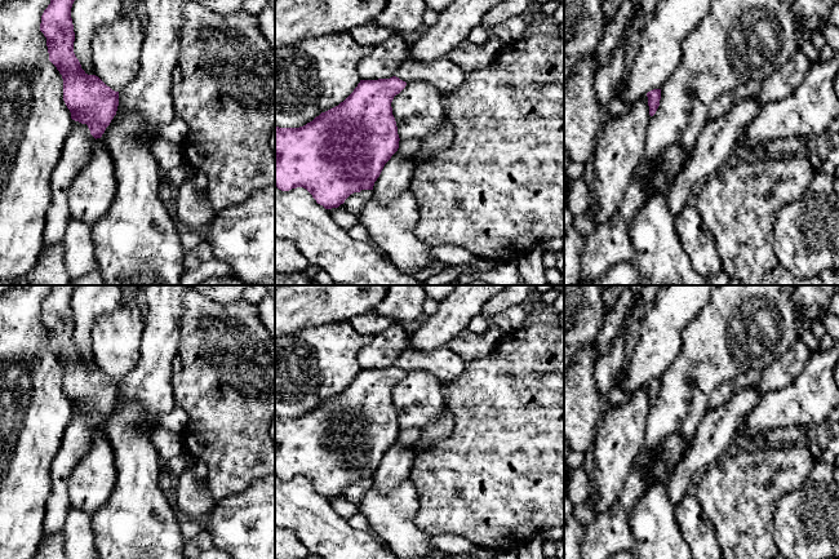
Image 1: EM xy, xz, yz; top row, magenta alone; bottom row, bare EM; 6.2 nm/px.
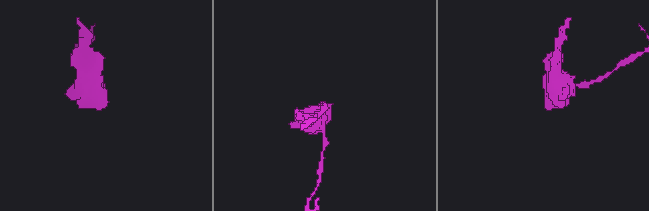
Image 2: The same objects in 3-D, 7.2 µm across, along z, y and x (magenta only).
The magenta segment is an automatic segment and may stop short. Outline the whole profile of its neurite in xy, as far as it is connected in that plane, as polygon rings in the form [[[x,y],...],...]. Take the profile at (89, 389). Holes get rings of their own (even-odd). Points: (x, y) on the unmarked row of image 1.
[[[52,285],[41,305],[40,320],[46,327],[49,350],[63,368],[63,390],[71,408],[86,413],[101,427],[119,395],[119,381],[98,365],[88,364],[74,342],[75,321],[71,297],[77,285]]]

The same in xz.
[[[396,365],[360,369],[343,391],[306,414],[275,414],[275,475],[281,480],[303,476],[325,498],[338,497],[354,482],[373,479],[385,453],[399,438],[391,391],[405,374]]]

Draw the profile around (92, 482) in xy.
[[[97,427],[92,434],[92,448],[79,462],[68,480],[71,506],[93,516],[111,497],[117,480],[115,454],[110,439]]]

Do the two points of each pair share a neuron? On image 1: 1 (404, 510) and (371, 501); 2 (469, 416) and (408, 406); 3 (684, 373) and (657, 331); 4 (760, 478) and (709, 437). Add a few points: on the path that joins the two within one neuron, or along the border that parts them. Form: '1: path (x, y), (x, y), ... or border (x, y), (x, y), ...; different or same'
1: path (396, 510), (382, 510), (378, 508); same
2: border (442, 385), (442, 395), (445, 403); different
3: border (684, 329), (683, 347), (679, 355), (660, 377); different
4: border (723, 456), (709, 465), (700, 475); different

